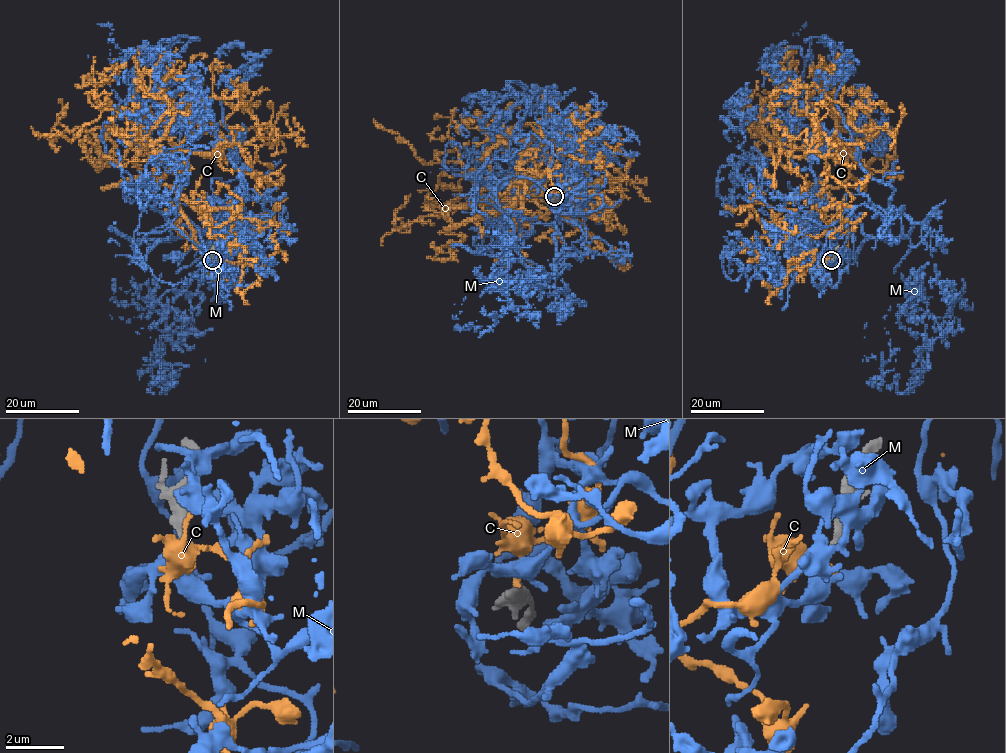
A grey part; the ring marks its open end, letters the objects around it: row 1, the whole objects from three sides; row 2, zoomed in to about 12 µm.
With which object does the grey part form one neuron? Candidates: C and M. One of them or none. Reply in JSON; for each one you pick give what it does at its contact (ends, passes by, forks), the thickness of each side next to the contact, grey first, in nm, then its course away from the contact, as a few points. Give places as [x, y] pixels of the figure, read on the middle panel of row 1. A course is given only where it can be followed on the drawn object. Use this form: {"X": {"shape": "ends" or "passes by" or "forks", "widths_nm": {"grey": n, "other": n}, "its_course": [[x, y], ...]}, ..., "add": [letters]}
{"M": {"shape": "passes by", "widths_nm": {"grey": 170, "other": 380}, "its_course": [[554, 196], [598, 189], [555, 212], [556, 277], [505, 255], [523, 180], [473, 169], [537, 194]]}, "add": ["M"]}

